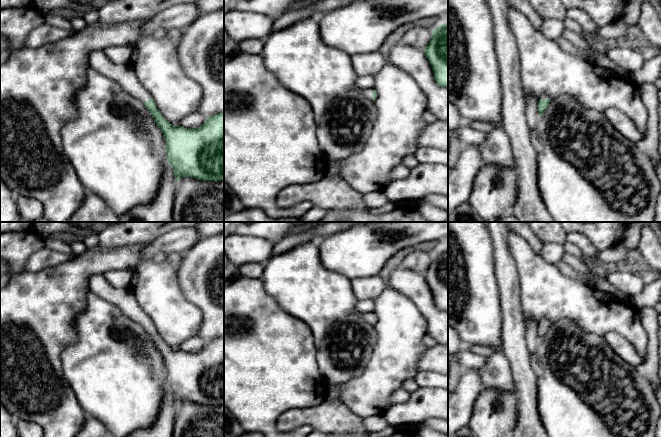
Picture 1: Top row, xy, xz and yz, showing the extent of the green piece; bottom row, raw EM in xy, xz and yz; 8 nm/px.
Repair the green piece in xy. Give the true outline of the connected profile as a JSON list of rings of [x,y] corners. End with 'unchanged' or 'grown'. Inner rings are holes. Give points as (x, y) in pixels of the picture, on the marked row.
[[[94,50],[89,54],[89,65],[119,83],[150,111],[163,133],[168,163],[174,170],[176,182],[182,177],[224,181],[224,112],[207,117],[199,128],[173,126],[159,112],[130,64],[113,64],[103,50]]]; grown

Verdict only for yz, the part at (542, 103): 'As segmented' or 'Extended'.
Extended

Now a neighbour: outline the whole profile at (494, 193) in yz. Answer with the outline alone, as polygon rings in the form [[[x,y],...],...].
[[[486,165],[475,176],[468,199],[471,207],[487,222],[512,214],[517,199],[517,167]]]

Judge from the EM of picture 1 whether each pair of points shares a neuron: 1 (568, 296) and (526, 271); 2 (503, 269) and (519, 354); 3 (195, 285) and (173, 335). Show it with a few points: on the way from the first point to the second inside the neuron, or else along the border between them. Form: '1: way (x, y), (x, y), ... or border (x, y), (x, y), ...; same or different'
1: way (558, 296), (554, 296), (536, 278); same
2: way (509, 290), (513, 333); same
3: border (177, 279), (183, 295), (200, 310), (201, 320); different

